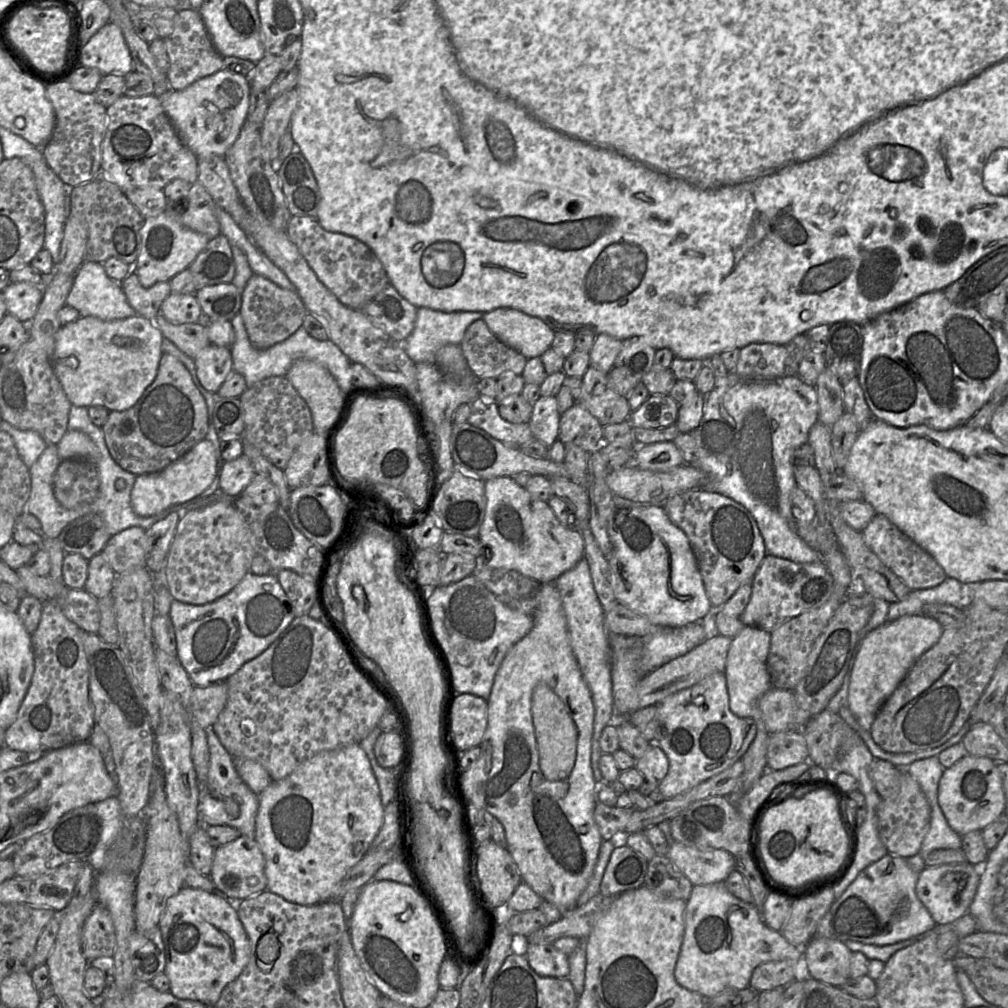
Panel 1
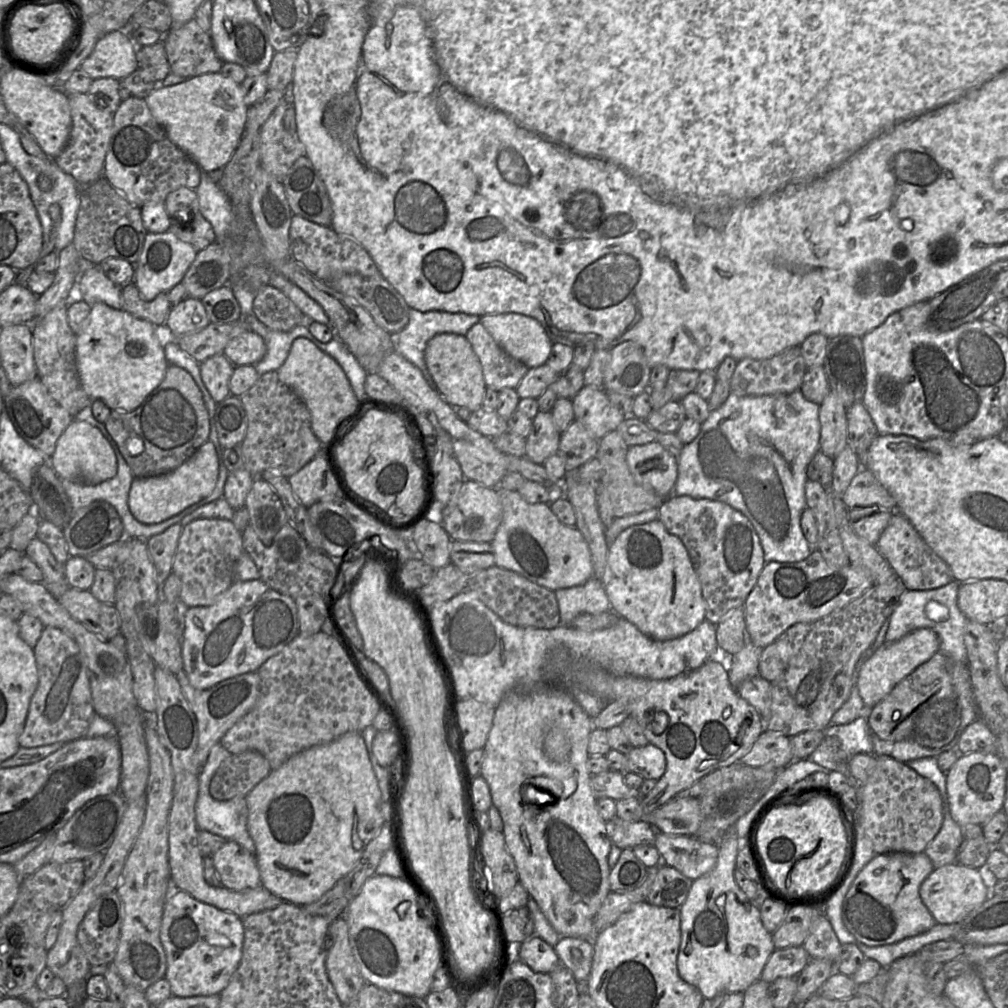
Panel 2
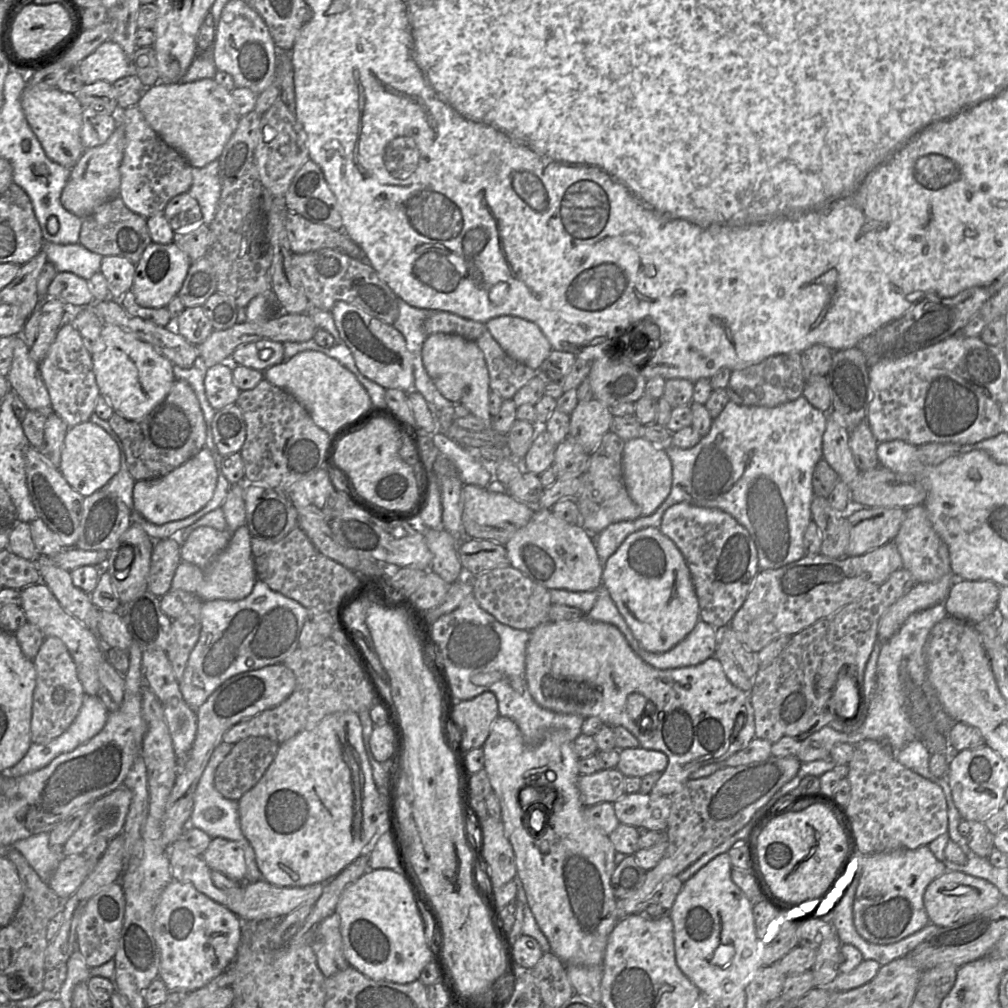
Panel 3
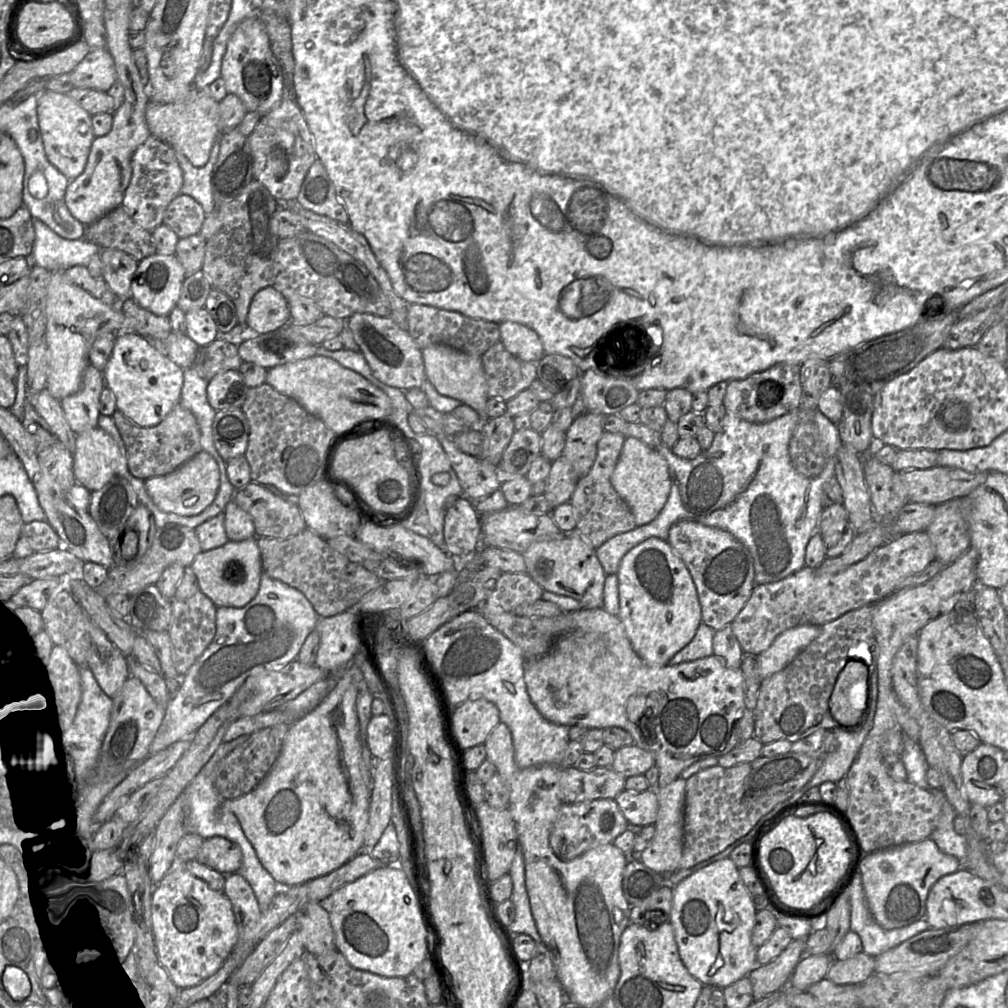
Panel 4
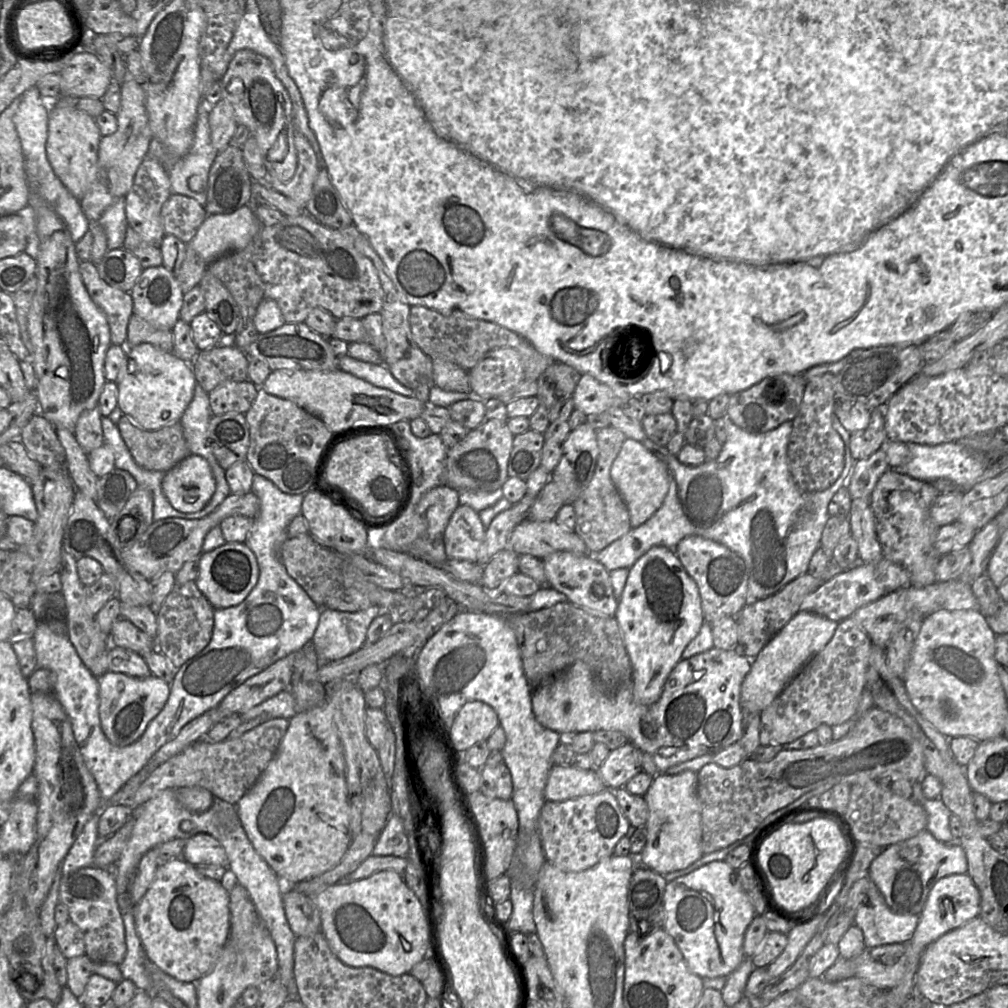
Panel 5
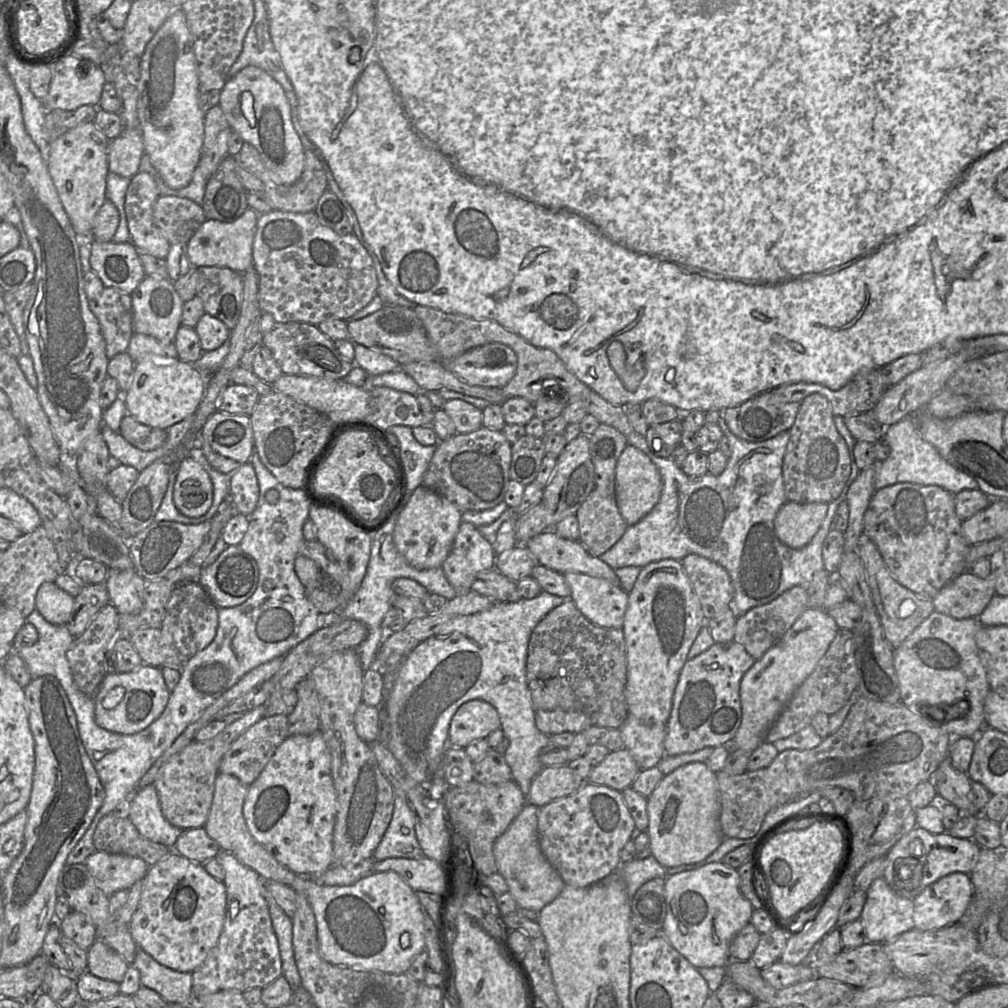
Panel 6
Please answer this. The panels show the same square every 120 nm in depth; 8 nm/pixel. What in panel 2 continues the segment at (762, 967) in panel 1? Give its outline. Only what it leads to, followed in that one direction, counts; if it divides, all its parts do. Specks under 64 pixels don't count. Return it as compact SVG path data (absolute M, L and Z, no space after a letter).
M803 946L775 949L767 960L760 979L770 984L778 978L797 977L809 960Z

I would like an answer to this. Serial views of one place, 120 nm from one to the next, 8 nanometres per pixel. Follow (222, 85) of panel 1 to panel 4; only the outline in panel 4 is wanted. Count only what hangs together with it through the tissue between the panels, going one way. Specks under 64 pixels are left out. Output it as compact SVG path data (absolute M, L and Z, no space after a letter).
M192 88L188 98L180 103L163 104L150 100L146 107L145 119L152 136L170 146L175 152L181 152L195 167L203 167L209 160L211 149L221 135L219 130L219 102L215 101L207 89Z

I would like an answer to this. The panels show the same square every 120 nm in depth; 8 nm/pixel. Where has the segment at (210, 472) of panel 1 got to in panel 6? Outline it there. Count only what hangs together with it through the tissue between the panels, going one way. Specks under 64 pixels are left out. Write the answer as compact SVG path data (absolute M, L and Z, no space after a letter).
M190 456L178 468L173 501L186 517L197 518L210 509L213 502L213 483L206 470Z

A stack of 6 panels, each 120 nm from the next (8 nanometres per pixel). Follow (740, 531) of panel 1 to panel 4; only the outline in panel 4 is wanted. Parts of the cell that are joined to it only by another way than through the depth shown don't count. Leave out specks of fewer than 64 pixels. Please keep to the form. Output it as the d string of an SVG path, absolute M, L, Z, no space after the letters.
M689 520L673 524L667 541L685 563L695 583L702 622L714 631L731 625L755 587L753 558L747 548L726 530Z

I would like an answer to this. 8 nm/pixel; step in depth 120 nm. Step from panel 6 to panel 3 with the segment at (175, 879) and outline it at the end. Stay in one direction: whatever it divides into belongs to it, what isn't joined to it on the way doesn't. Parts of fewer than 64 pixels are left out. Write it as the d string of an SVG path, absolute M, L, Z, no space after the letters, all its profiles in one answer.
M172 880L154 910L153 933L160 950L159 978L169 991L193 992L208 985L234 962L243 922L190 883Z

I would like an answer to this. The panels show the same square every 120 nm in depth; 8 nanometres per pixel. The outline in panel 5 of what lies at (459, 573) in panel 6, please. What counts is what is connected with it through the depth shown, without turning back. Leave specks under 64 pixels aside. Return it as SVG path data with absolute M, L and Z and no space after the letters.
M459 505L443 534L447 558L476 563L485 540L485 529L478 512L467 505Z

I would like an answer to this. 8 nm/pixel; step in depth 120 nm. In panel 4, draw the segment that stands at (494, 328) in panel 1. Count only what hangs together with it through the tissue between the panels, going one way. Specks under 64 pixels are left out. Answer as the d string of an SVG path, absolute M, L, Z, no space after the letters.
M512 321L499 324L500 342L514 356L527 362L538 362L545 354L538 334L531 328Z

